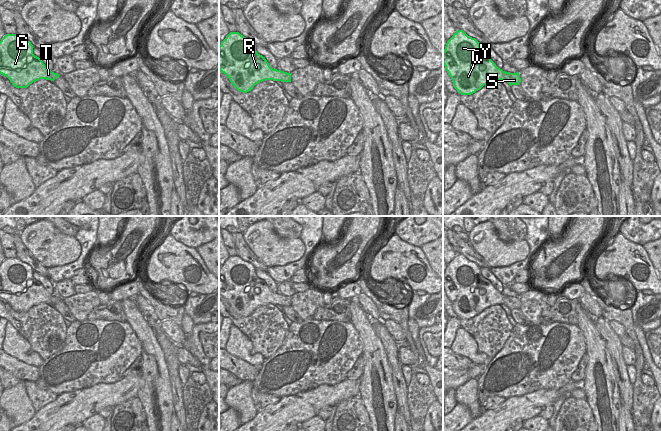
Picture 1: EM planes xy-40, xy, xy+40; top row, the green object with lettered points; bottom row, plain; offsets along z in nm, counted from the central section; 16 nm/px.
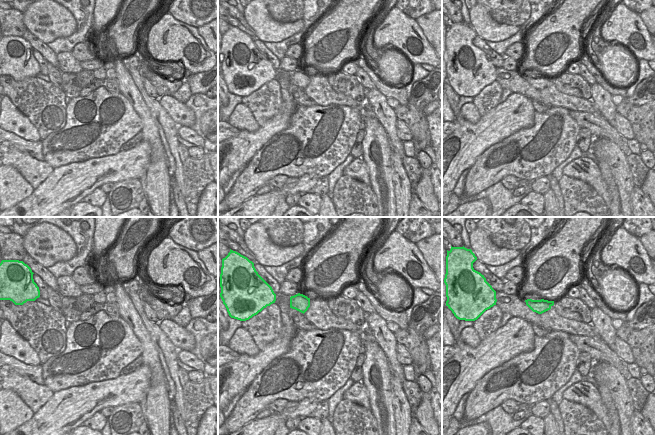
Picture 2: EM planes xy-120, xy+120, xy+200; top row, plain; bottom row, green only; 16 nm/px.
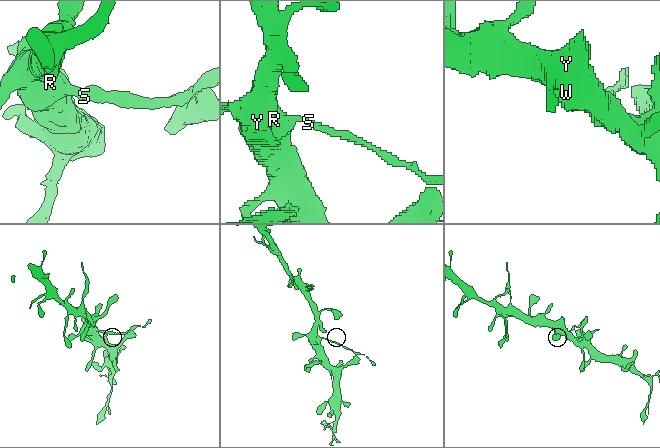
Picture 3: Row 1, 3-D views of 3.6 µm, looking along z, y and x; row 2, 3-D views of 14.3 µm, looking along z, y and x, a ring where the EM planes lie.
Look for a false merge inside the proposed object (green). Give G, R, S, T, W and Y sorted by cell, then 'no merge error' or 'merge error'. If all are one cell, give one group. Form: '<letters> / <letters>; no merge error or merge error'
G R T W Y / S; merge error

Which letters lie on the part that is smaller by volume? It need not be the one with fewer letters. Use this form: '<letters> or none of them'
S

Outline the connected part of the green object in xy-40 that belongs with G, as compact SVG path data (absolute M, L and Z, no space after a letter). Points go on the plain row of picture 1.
M6 258L0 265L0 298L6 300L16 312L27 312L40 303L54 305L58 297L49 294L43 285L33 278L33 269L18 258Z

